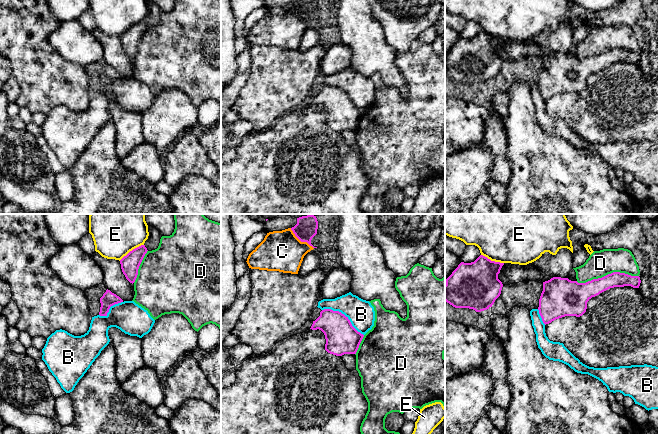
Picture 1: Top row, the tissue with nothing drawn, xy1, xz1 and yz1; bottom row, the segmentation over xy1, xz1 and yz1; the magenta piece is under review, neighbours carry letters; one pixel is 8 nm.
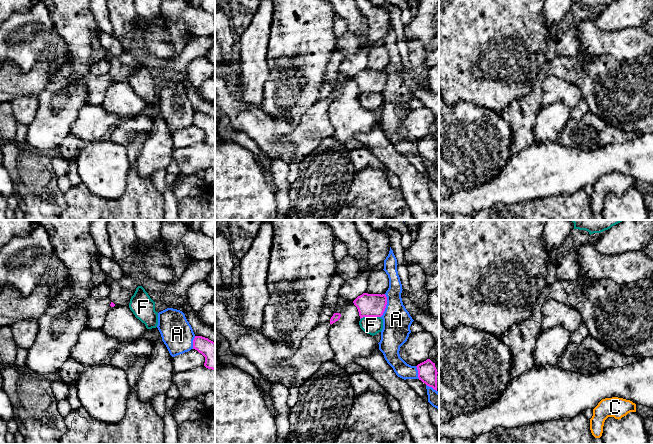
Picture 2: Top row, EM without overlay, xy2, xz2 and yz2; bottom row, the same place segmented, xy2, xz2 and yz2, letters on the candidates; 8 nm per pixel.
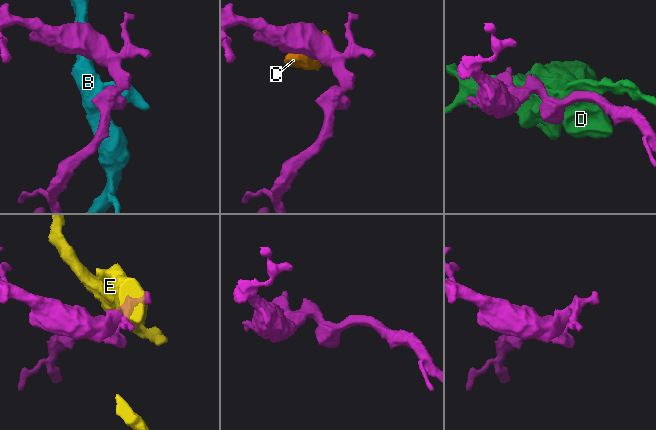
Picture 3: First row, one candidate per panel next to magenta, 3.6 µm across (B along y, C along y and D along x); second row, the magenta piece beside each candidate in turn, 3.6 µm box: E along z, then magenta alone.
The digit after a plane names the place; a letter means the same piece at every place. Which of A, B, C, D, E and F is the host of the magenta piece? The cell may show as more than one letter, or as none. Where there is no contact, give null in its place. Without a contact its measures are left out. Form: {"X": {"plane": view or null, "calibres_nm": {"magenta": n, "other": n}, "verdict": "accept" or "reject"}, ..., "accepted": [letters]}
{"A": {"plane": "xz2", "calibres_nm": {"magenta": 190, "other": 220}, "verdict": "reject"}, "B": {"plane": "xz1", "calibres_nm": {"magenta": 260, "other": 220}, "verdict": "reject"}, "C": {"plane": "xz1", "calibres_nm": {"magenta": 180, "other": 320}, "verdict": "reject"}, "D": {"plane": "yz1", "calibres_nm": {"magenta": 150, "other": 200}, "verdict": "reject"}, "E": {"plane": "xy1", "calibres_nm": {"magenta": 150, "other": 460}, "verdict": "reject"}, "F": {"plane": "xz2", "calibres_nm": {"magenta": 190, "other": 140}, "verdict": "reject"}, "accepted": []}

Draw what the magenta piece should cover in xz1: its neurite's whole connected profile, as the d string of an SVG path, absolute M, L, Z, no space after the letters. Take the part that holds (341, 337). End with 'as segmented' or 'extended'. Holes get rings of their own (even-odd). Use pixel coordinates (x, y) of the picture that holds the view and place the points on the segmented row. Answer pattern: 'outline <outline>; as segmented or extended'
outline M331 309L322 310L310 329L319 329L324 333L325 350L336 356L356 354L364 337L352 326L348 317Z; as segmented

